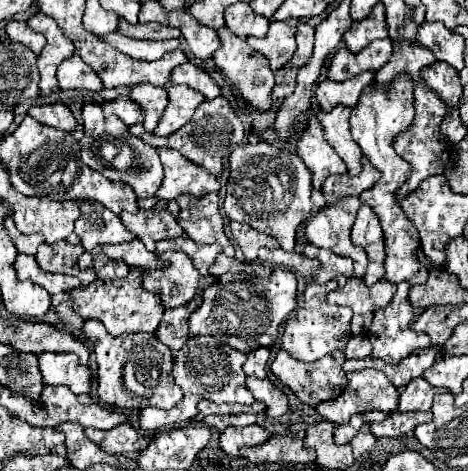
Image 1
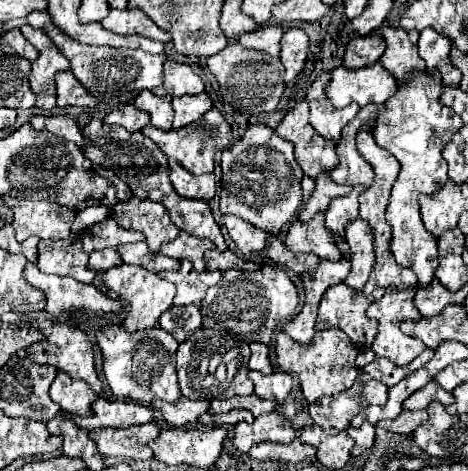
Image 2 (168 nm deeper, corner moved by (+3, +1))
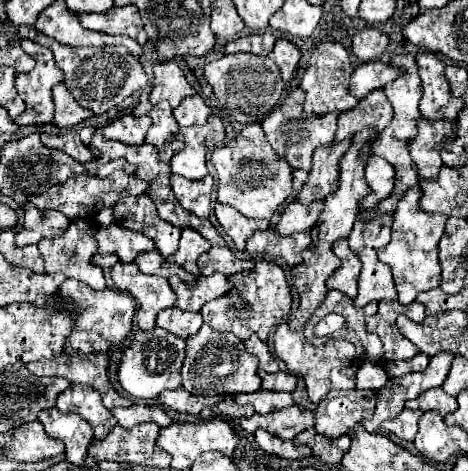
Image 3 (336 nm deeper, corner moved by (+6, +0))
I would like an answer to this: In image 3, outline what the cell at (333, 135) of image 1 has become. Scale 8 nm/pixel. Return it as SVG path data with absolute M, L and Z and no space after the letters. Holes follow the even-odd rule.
M320 43L308 61L308 67L304 71L304 77L300 81L300 87L306 91L304 109L308 113L324 115L324 113L342 113L344 109L352 109L352 105L358 105L358 99L350 95L350 75L354 67L350 61L348 51L340 43Z

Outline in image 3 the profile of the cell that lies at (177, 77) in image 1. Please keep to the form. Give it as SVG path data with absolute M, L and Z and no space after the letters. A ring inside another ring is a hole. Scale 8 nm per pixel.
M172 61L154 65L154 77L156 77L154 79L154 89L150 93L150 103L152 105L158 105L160 101L166 99L172 105L172 109L176 109L184 97L196 93L192 89L192 85L186 81L184 71Z

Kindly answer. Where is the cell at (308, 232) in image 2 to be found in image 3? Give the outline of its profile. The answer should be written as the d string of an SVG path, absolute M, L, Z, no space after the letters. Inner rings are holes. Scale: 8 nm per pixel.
M294 201L280 211L280 221L276 225L276 231L280 235L309 231L314 221L318 221L320 213L322 213L322 201L310 205L300 205L298 201Z

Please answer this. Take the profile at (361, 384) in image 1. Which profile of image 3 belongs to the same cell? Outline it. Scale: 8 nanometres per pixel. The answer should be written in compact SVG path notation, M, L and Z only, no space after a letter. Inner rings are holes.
M332 391L316 407L316 431L330 439L348 435L364 419L372 419L374 407L376 391Z

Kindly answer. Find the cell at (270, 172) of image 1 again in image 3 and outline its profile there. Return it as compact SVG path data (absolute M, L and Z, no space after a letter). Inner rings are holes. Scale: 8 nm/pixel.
M260 123L244 127L228 145L214 149L212 163L218 173L218 203L232 205L250 219L270 221L292 193L292 167L268 145Z

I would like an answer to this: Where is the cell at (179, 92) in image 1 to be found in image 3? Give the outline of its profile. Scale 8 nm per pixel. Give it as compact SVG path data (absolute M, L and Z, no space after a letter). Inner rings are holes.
M200 95L186 97L186 99L174 109L174 117L176 117L176 121L178 121L180 127L204 125L210 113L212 113L210 107L204 103L204 99L202 99Z

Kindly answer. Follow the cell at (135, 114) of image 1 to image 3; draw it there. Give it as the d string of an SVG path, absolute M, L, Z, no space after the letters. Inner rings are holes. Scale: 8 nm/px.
M124 115L118 121L106 125L100 129L104 139L114 139L130 145L142 145L146 131L150 127L150 117L134 117L134 115Z

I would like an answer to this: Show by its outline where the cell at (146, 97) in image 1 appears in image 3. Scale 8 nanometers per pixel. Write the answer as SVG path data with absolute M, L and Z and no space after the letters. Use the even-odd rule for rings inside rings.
M150 101L138 103L134 109L136 117L148 115L152 117L152 127L146 133L146 143L154 145L158 149L158 159L164 163L170 163L170 159L184 149L184 141L176 139L178 123L172 115L172 107L168 101L162 101L160 105L152 105Z

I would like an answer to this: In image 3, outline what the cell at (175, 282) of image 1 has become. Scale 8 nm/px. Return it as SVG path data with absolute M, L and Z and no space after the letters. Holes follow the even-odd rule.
M214 273L210 277L198 277L194 285L186 285L178 277L170 277L168 281L178 295L176 307L184 311L200 311L206 301L222 297L232 289L232 283L220 273Z

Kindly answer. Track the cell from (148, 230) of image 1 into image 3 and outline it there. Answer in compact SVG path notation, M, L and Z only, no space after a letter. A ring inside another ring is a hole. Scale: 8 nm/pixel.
M148 195L124 197L124 201L120 201L120 205L114 209L114 221L126 229L140 231L150 237L164 257L170 257L178 249L182 229L160 219L156 205Z

